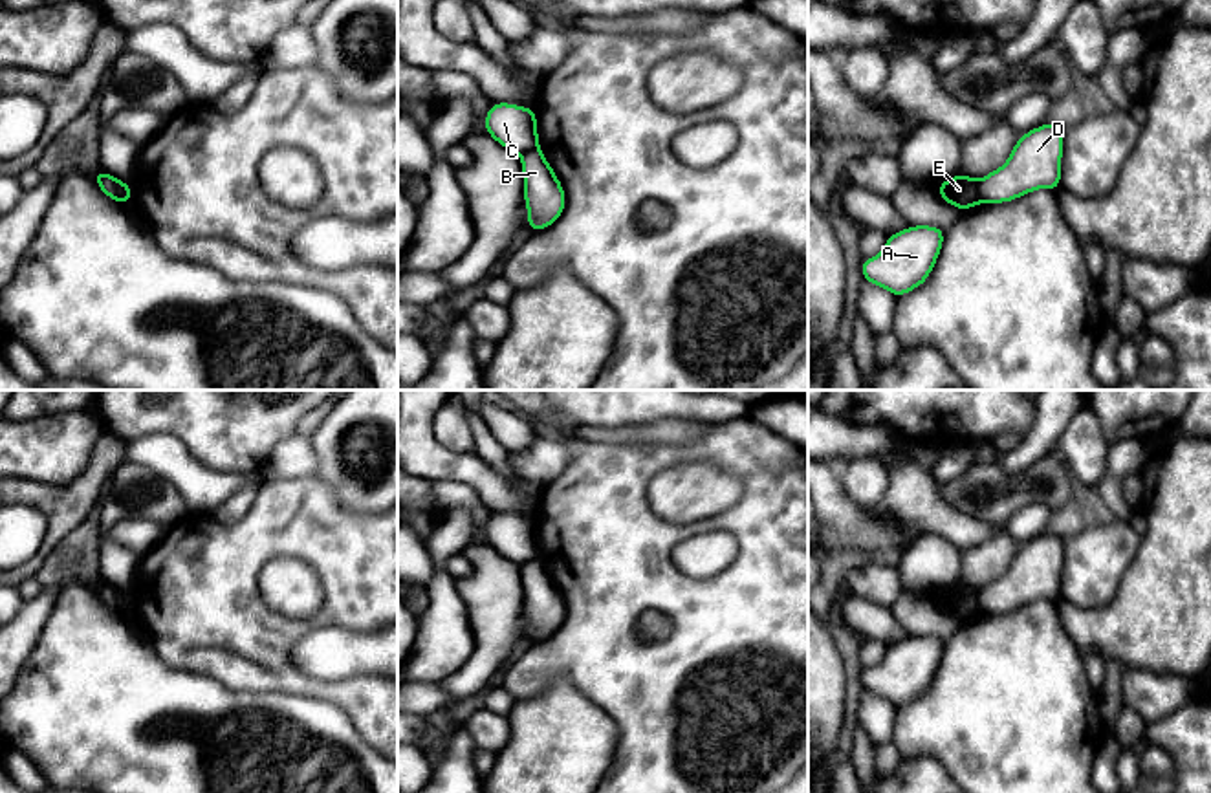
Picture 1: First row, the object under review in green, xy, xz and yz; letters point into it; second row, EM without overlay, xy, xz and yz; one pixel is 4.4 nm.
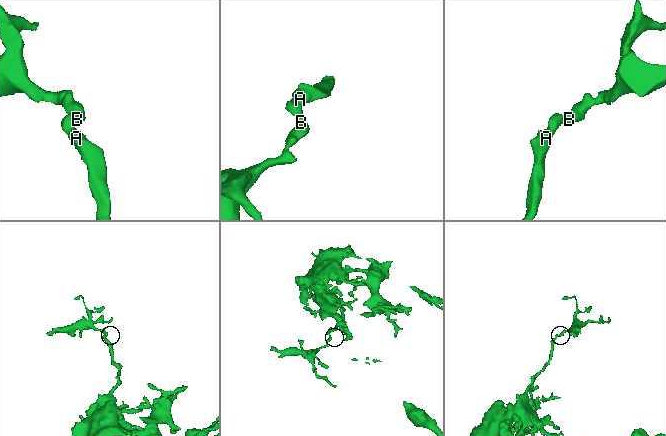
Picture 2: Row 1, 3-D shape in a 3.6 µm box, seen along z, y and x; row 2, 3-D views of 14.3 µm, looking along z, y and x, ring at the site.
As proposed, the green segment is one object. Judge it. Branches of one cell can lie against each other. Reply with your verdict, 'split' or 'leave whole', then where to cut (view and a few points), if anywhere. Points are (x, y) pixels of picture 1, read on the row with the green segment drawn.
split; cut in yz along (975, 182), (979, 202)

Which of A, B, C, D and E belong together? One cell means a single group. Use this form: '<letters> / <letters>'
A C E / B D

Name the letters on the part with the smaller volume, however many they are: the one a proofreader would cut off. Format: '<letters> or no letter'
B, D

